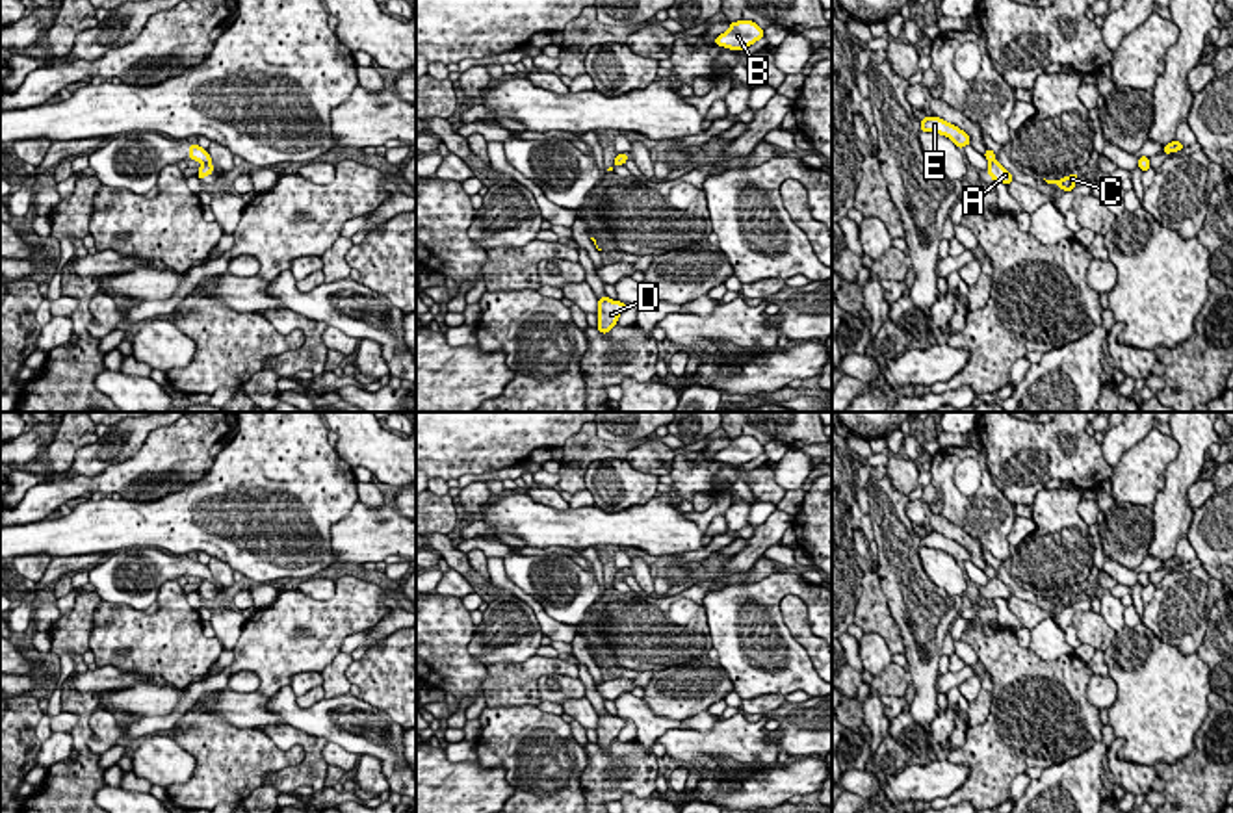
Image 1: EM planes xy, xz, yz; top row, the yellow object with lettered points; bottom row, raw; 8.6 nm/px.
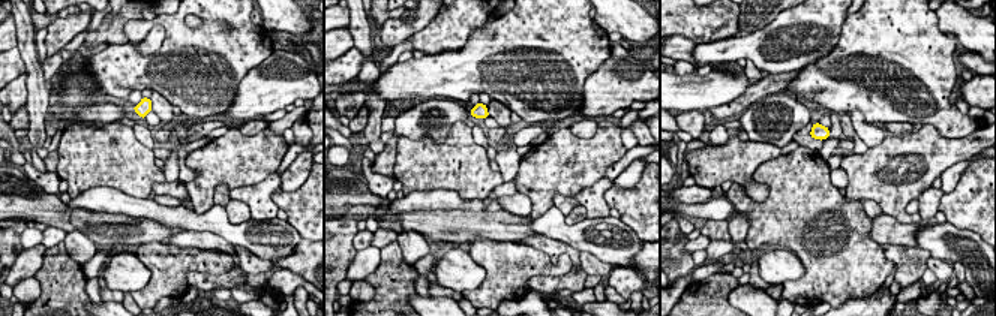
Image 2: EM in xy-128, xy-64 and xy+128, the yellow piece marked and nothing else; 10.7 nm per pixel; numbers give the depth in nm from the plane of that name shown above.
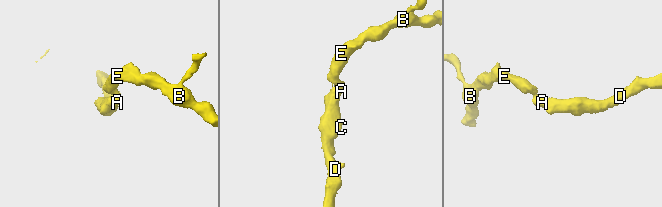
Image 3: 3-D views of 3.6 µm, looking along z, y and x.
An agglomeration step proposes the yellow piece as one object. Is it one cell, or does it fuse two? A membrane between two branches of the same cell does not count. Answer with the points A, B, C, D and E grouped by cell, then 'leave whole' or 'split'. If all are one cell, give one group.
A B C D E; leave whole

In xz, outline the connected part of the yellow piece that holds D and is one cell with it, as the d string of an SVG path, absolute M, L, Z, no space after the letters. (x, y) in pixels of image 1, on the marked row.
M609 297L598 299L598 330L607 334L616 325L624 310L626 303L613 301Z

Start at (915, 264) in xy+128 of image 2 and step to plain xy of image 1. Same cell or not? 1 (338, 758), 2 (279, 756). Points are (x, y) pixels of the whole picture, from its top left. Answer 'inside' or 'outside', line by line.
1: outside
2: outside

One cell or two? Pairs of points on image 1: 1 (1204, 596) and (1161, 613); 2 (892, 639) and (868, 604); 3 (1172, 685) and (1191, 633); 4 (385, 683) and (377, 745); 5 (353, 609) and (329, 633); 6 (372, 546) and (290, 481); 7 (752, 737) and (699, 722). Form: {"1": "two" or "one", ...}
{"1": "one", "2": "one", "3": "two", "4": "two", "5": "one", "6": "two", "7": "two"}

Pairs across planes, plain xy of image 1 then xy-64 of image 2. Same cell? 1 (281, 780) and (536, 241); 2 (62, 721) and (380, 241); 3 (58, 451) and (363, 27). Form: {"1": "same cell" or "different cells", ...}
{"1": "same cell", "2": "same cell", "3": "different cells"}

